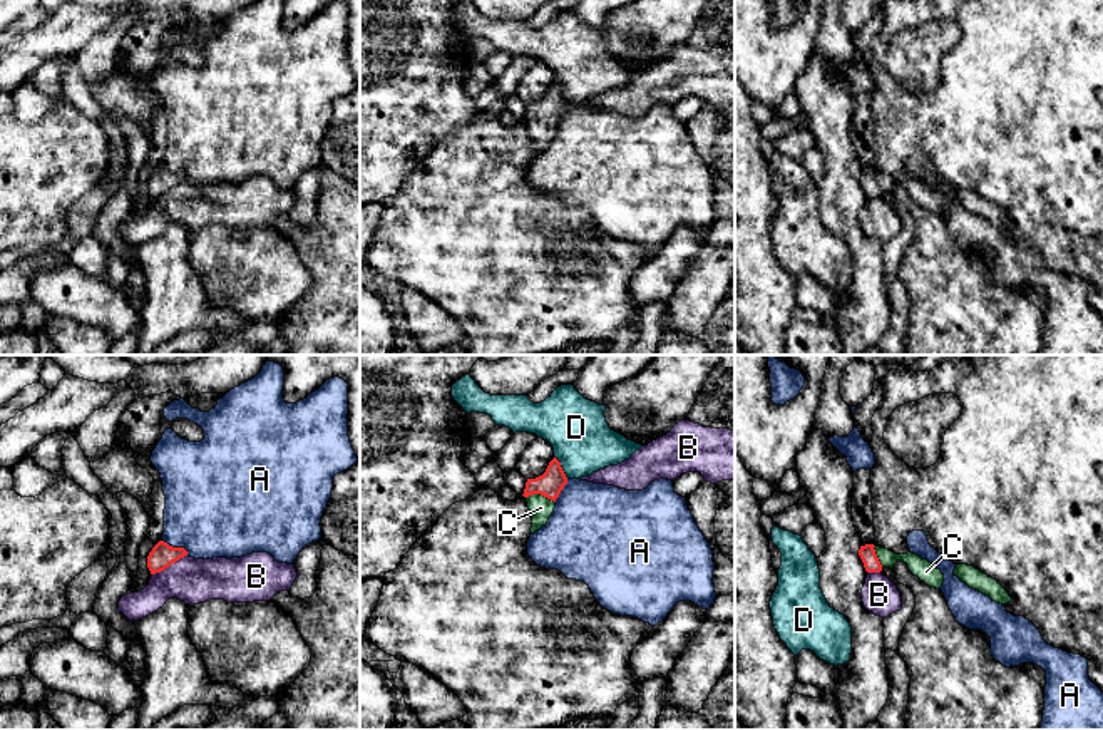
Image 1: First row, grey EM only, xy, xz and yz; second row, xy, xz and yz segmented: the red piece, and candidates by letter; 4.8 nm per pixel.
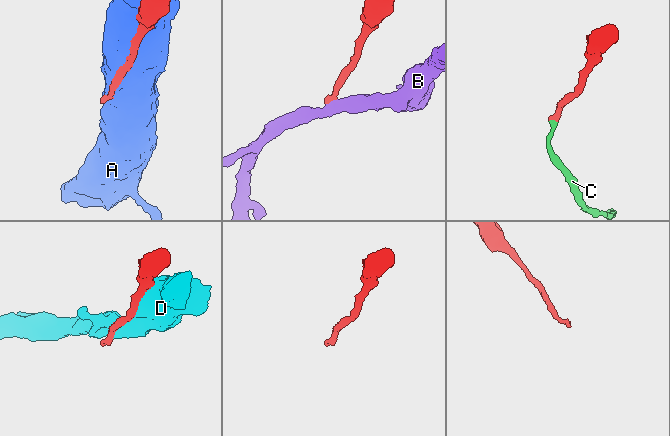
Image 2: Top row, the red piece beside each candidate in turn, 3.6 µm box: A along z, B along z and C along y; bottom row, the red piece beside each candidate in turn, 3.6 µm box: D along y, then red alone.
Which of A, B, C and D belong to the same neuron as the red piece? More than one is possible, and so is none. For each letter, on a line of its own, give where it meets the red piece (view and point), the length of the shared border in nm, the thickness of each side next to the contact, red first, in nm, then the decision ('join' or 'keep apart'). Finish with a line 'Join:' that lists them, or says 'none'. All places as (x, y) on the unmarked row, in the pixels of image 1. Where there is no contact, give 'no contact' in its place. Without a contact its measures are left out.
A: xy (176, 173) | 150 nm | 120/440 nm | keep apart
B: xy (169, 190) | 190 nm | 120/220 nm | keep apart
C: xz (541, 119) | 150 nm | 120/120 nm | join
D: xz (561, 92) | 130 nm | 120/300 nm | keep apart
Join: C

